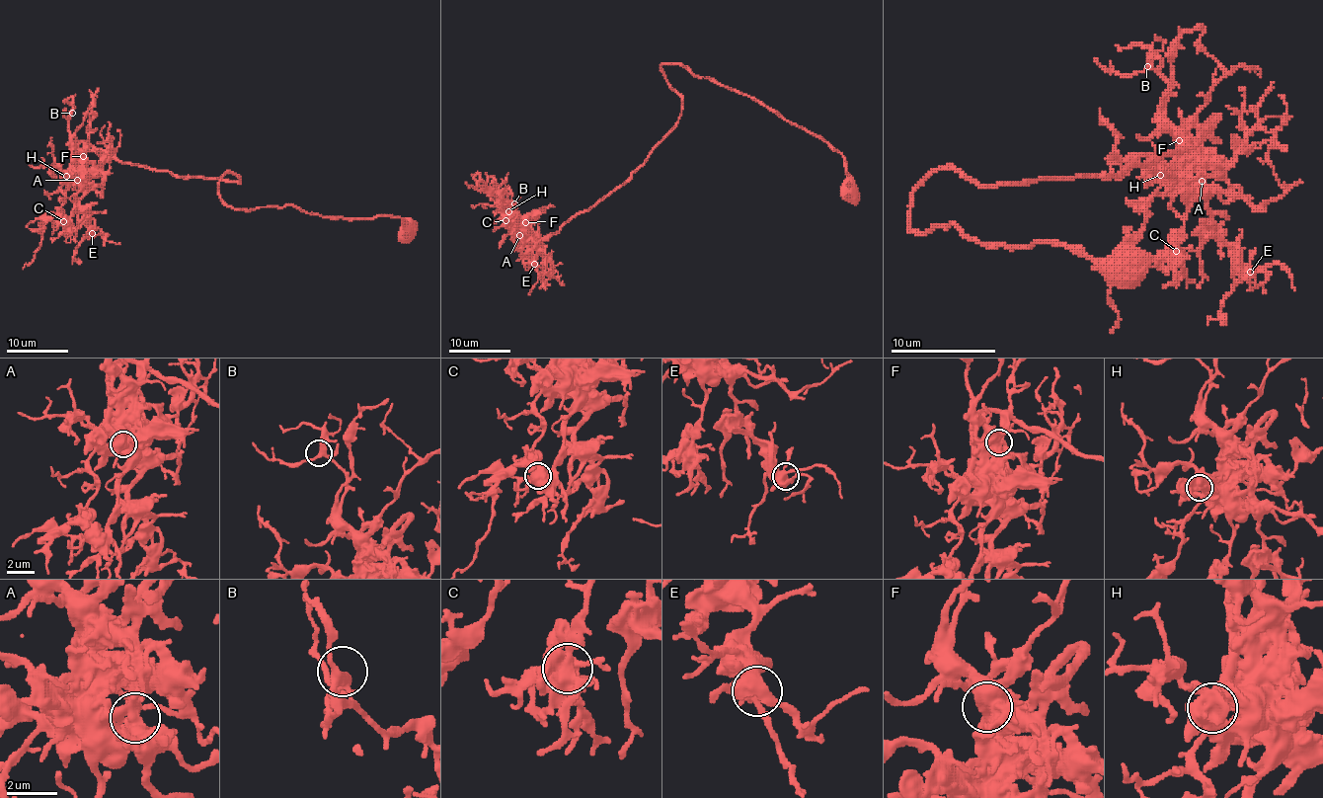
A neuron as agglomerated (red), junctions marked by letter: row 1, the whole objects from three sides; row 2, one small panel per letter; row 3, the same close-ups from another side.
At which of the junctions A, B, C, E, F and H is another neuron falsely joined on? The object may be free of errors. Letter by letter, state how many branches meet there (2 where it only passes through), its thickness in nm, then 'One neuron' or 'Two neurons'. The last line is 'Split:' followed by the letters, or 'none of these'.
A: Branches: 5. Thickness 500 nm. One neuron
B: Branches: 4. Thickness 280 nm. One neuron
C: Branches: 6. Thickness 600 nm. One neuron
E: Branches: 6. Thickness 550 nm. One neuron
F: Branches: 5. Thickness 650 nm. One neuron
H: Branches: 4. Thickness 300 nm. One neuron
Split: none of these

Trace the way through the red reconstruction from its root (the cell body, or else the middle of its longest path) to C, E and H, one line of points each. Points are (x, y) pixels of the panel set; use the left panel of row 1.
C: (405, 230), (231, 208), (219, 181), (233, 173), (177, 178), (83, 142), (63, 221)
E: (405, 230), (389, 216), (231, 208), (219, 181), (233, 173), (239, 182), (177, 178), (75, 142), (92, 233)
H: (405, 230), (389, 216), (231, 208), (219, 181), (233, 173), (239, 182), (177, 178), (83, 142), (66, 176)

